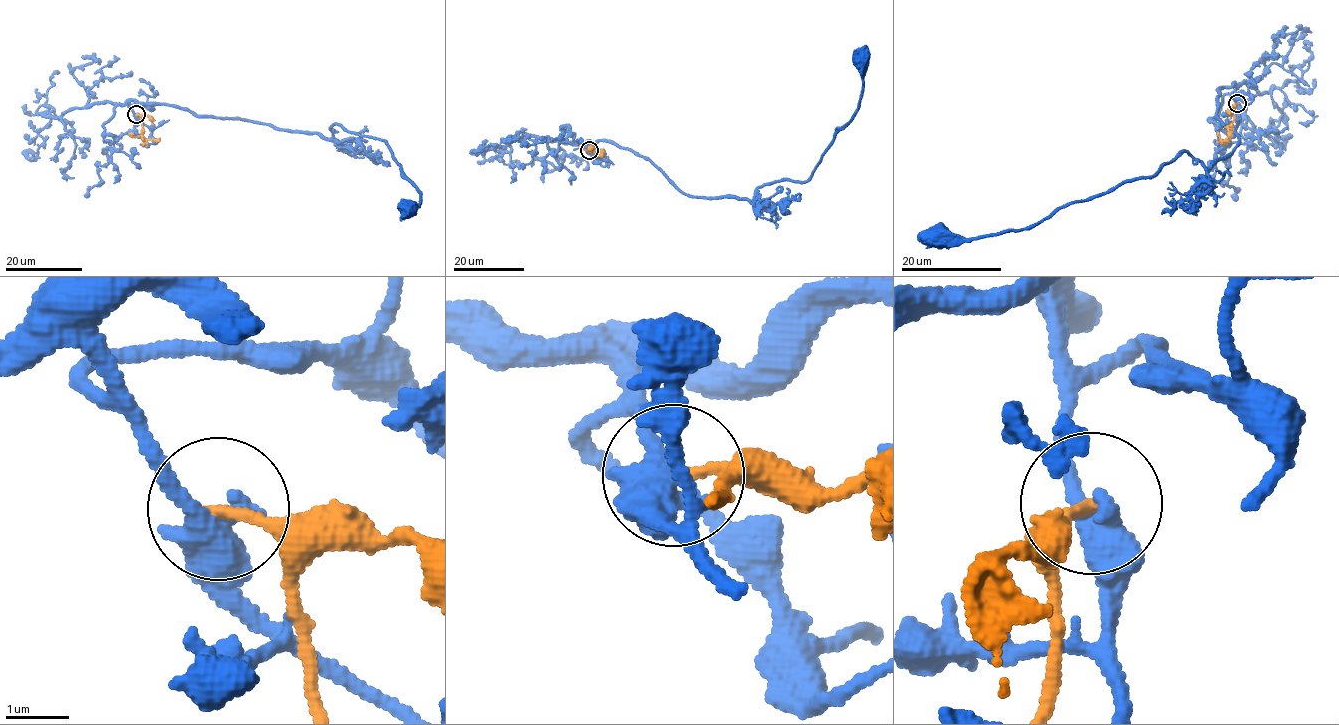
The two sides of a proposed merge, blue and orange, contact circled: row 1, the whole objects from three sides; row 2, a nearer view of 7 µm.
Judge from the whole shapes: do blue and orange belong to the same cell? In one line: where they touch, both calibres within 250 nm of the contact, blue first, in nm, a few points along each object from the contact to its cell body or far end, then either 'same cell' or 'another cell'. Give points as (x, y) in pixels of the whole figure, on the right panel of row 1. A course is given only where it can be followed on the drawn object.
(1237, 103) | 440/170 nm | blue via (1237, 103), (1234, 84), (1216, 91), (1215, 116), (1238, 145), (1207, 172), (1185, 152), (1031, 226), (939, 237) | orange via (1237, 103), (1229, 137), (1224, 141) | another cell

